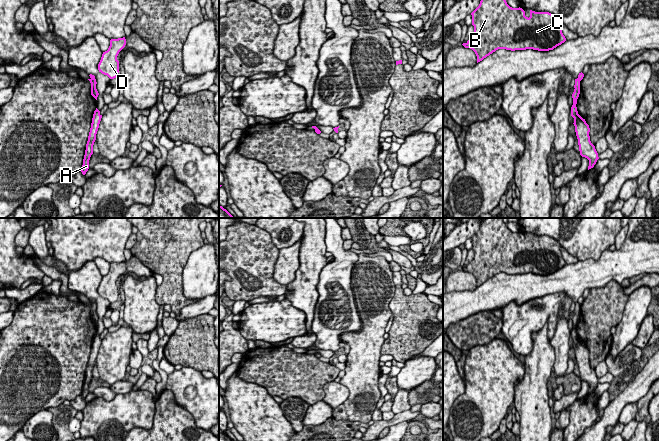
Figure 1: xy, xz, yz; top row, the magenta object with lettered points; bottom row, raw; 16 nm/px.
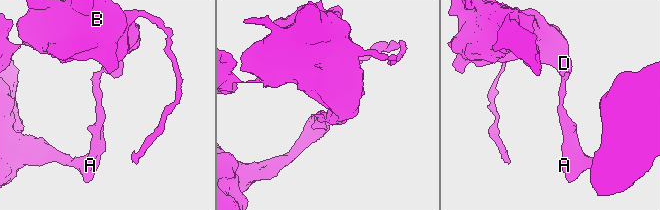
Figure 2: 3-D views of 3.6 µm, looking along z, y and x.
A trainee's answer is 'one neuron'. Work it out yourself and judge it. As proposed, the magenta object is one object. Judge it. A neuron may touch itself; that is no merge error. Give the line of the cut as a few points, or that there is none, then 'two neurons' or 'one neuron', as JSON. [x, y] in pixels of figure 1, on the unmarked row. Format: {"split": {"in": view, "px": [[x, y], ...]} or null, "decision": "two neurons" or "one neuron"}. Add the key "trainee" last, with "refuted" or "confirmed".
{"split": {"in": "xy", "px": [[91, 302], [94, 303]]}, "decision": "two neurons", "trainee": "refuted"}

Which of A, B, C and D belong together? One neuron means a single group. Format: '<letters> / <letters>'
A / B C D

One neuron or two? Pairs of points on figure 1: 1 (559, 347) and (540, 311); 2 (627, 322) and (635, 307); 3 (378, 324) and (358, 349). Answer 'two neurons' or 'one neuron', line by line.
1: two neurons
2: one neuron
3: one neuron

